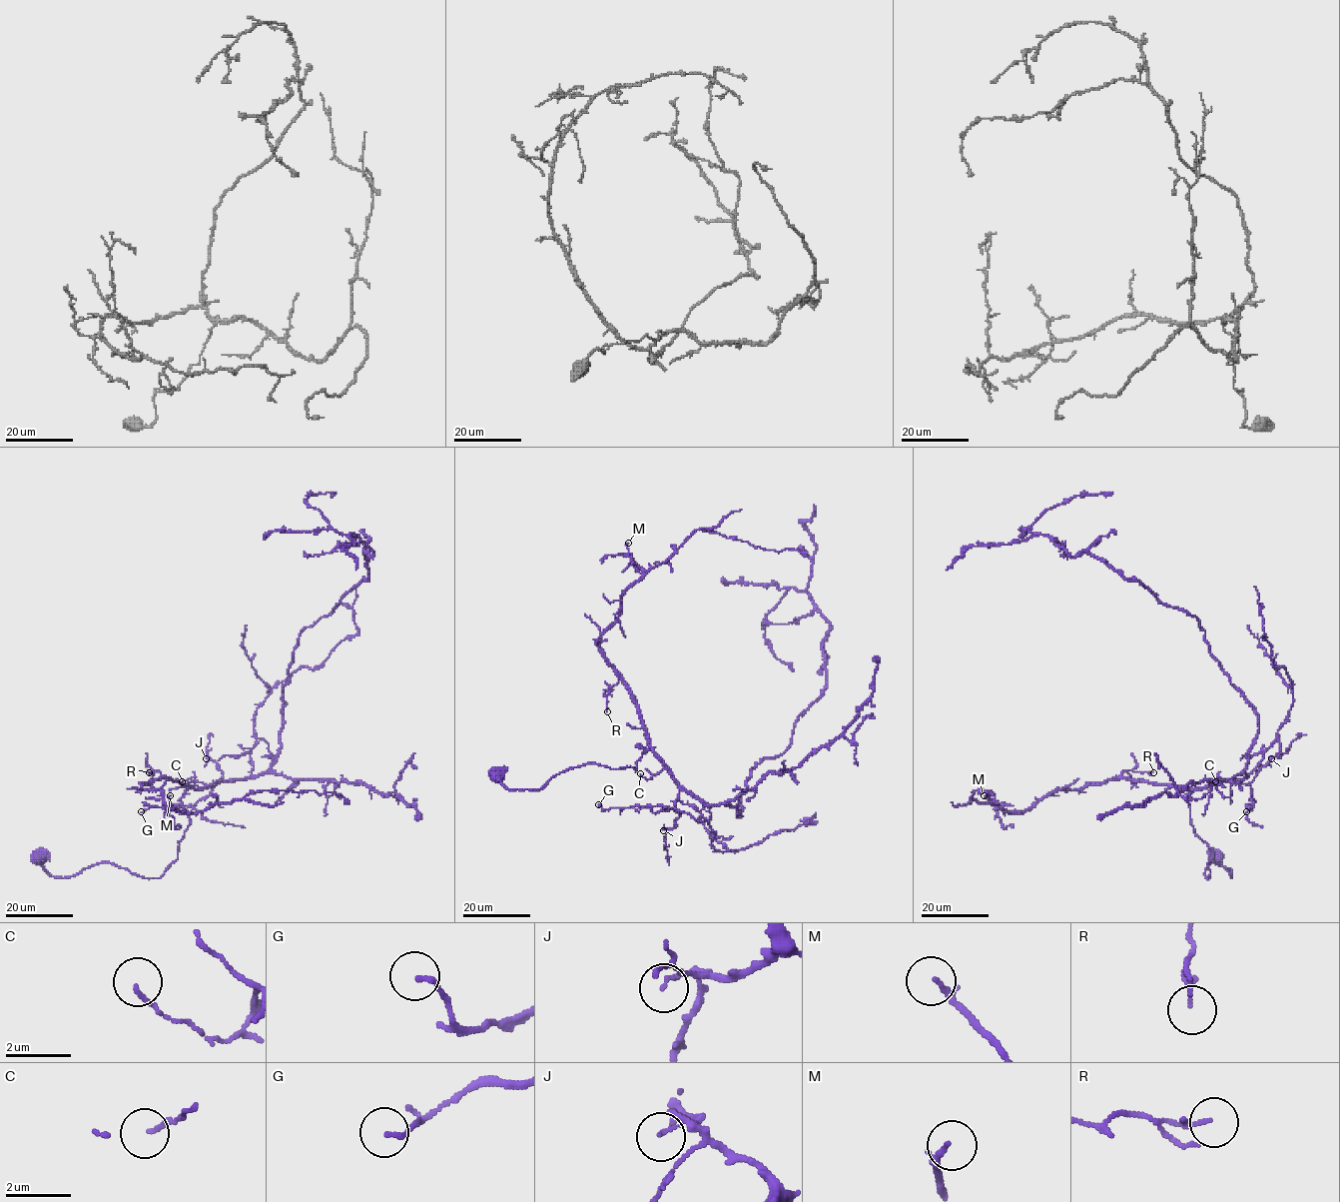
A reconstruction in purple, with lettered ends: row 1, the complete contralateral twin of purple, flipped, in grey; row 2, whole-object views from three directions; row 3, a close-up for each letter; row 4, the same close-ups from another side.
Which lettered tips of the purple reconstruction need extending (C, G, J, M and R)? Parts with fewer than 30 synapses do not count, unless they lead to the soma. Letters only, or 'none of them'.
none of them

